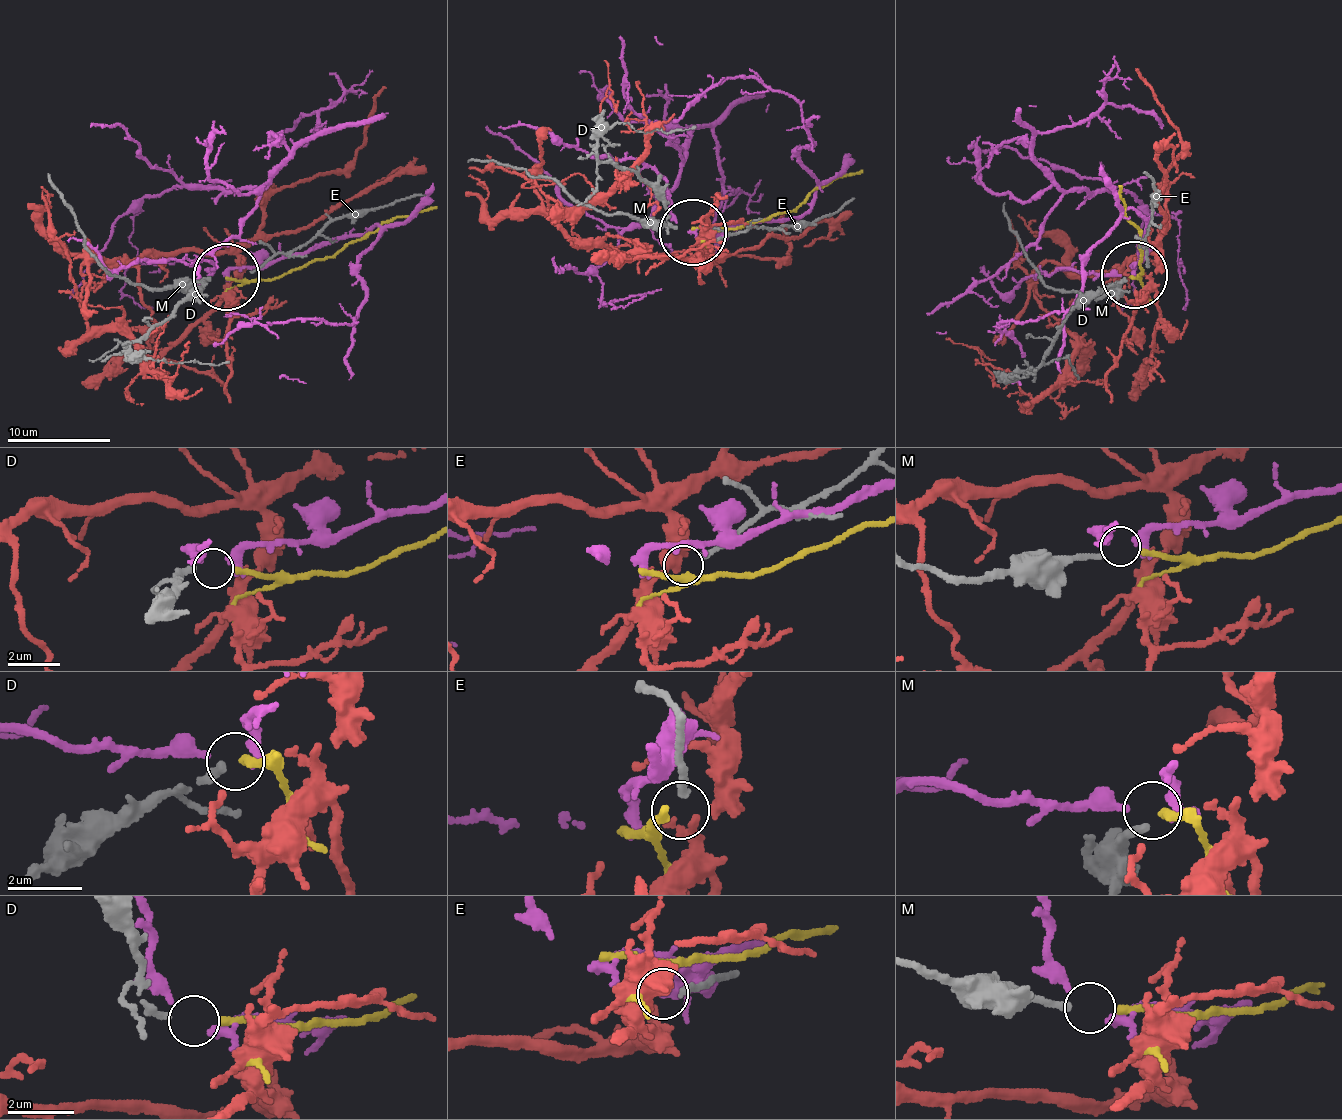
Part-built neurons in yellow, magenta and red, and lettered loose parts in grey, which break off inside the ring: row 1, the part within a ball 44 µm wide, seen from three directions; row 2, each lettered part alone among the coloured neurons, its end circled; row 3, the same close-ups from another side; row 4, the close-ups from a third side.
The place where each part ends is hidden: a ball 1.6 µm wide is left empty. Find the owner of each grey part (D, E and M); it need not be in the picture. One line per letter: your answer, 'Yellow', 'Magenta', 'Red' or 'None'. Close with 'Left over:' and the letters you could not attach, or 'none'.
D: None
E: Red
M: Yellow
Left over: D

